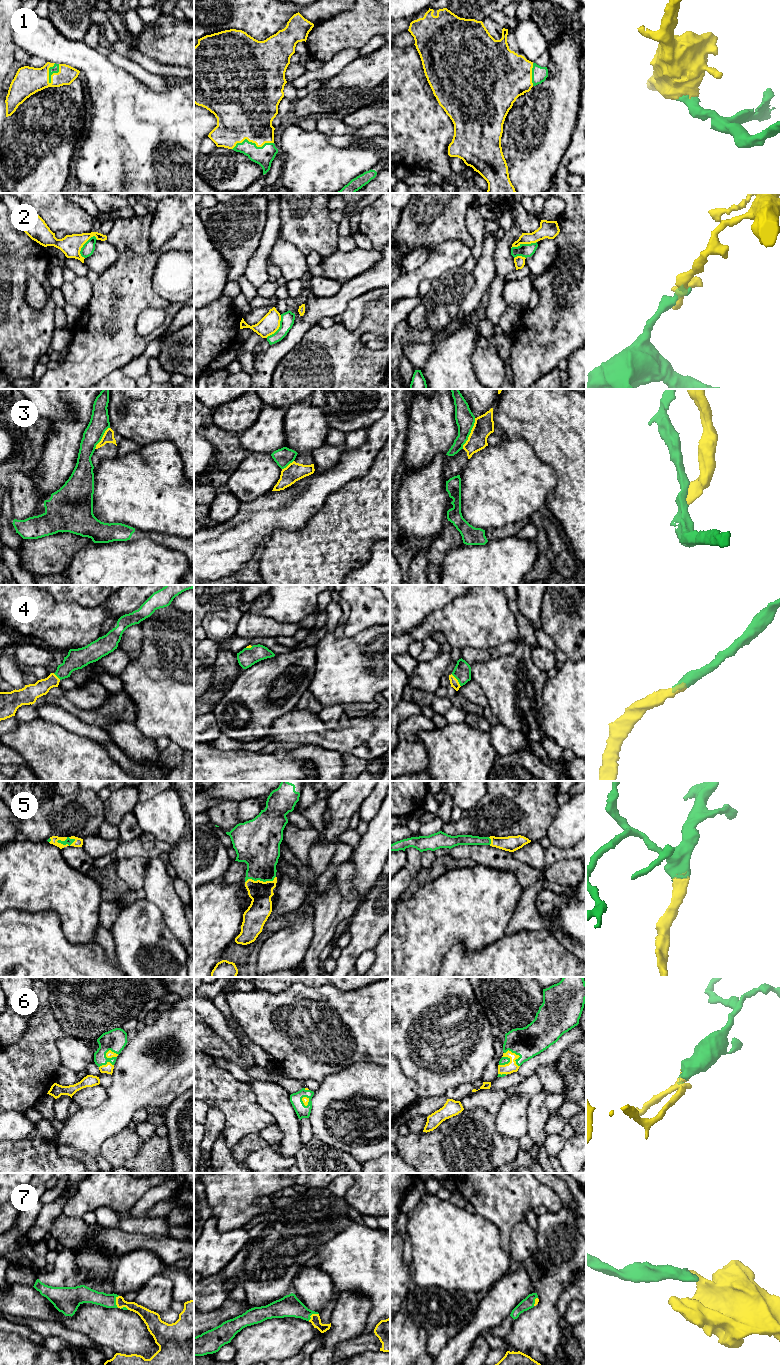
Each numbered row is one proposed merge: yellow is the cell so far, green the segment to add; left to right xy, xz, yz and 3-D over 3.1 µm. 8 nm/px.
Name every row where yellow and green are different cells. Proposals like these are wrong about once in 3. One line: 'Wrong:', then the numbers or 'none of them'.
Wrong: 2, 3

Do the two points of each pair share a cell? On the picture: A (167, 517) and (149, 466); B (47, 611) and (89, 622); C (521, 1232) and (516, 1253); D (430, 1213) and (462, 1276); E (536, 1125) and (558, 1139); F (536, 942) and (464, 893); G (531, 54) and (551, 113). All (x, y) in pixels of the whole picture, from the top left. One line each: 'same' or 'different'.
A: same
B: same
C: same
D: same
E: different
F: different
G: different

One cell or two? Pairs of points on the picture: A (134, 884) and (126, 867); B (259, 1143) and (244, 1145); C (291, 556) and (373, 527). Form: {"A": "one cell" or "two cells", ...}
{"A": "one cell", "B": "one cell", "C": "one cell"}

